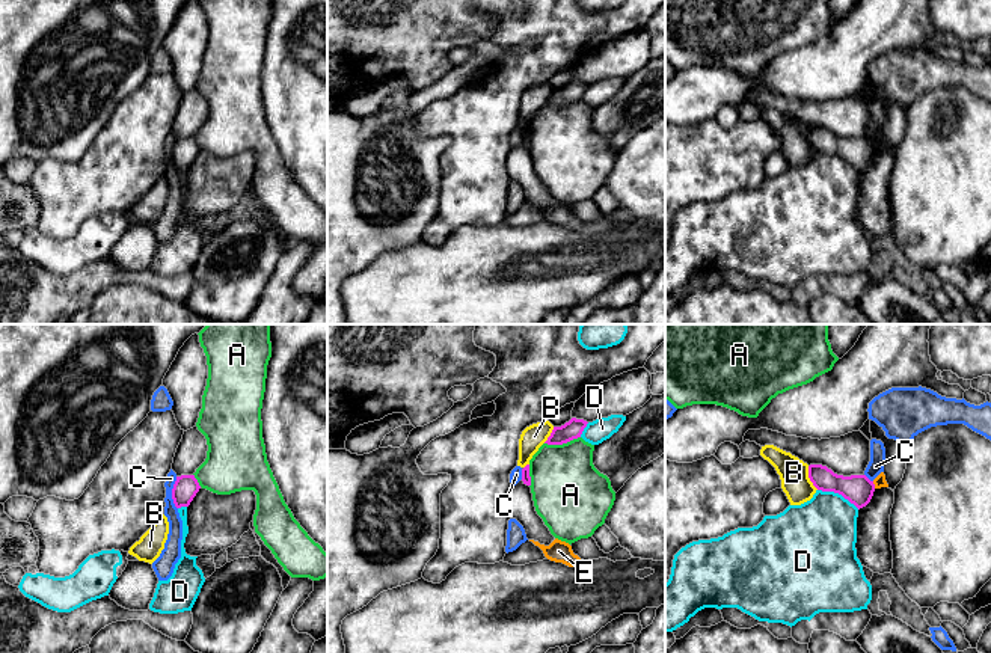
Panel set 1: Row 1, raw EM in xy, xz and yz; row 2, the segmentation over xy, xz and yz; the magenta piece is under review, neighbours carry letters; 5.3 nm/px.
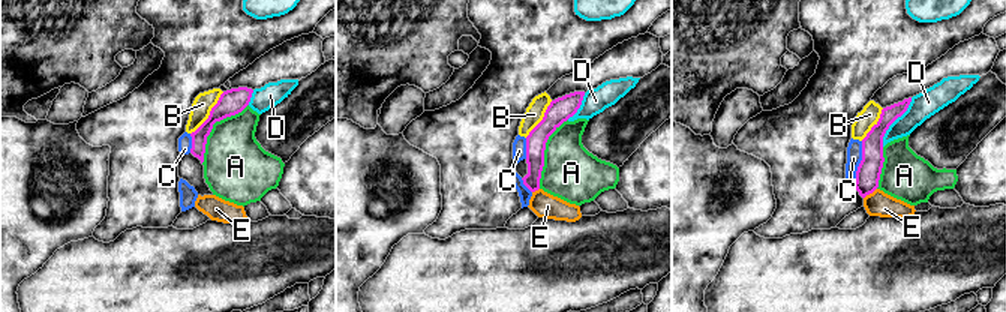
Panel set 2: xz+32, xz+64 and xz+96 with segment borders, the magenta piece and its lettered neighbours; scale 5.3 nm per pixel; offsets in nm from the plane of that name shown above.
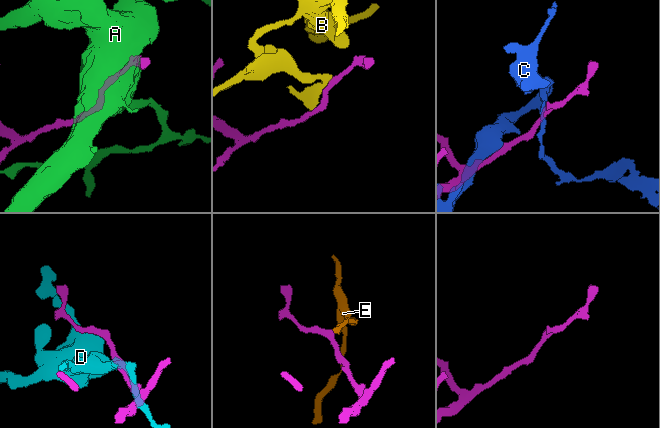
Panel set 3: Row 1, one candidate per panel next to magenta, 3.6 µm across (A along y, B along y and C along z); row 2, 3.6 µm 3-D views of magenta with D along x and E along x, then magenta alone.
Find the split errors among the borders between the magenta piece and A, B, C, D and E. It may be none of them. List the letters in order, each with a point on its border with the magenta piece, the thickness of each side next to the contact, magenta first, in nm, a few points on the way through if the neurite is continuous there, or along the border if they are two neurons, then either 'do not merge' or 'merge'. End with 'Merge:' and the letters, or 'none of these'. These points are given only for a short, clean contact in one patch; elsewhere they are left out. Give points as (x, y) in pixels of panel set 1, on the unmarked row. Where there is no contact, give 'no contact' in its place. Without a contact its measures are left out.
A: meets magenta in xz at (561, 106); 100 nm thick on the magenta side, 380 nm on the other; do not merge
B: meets magenta in yz at (810, 141); 150 nm thick on the magenta side, 160 nm on the other; do not merge
C: meets magenta in xy at (172, 156); 130 nm thick on the magenta side, 80 nm on the other; do not merge
D: meets magenta in yz at (839, 156); 160 nm thick on the magenta side, 400 nm on the other; do not merge
E: meets magenta in yz at (874, 147); 160 nm thick on the magenta side, 70 nm on the other; border along yz (872, 144), (875, 150); do not merge
Merge: none of these

